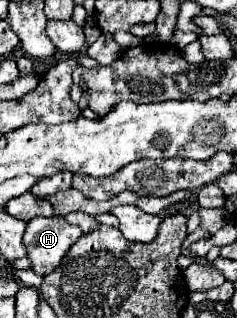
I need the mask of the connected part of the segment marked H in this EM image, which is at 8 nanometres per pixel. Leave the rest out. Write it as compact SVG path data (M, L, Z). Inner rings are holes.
M61 216L33 218L25 230L25 246L33 264L31 268L41 276L51 274L81 236L81 228L69 224Z

